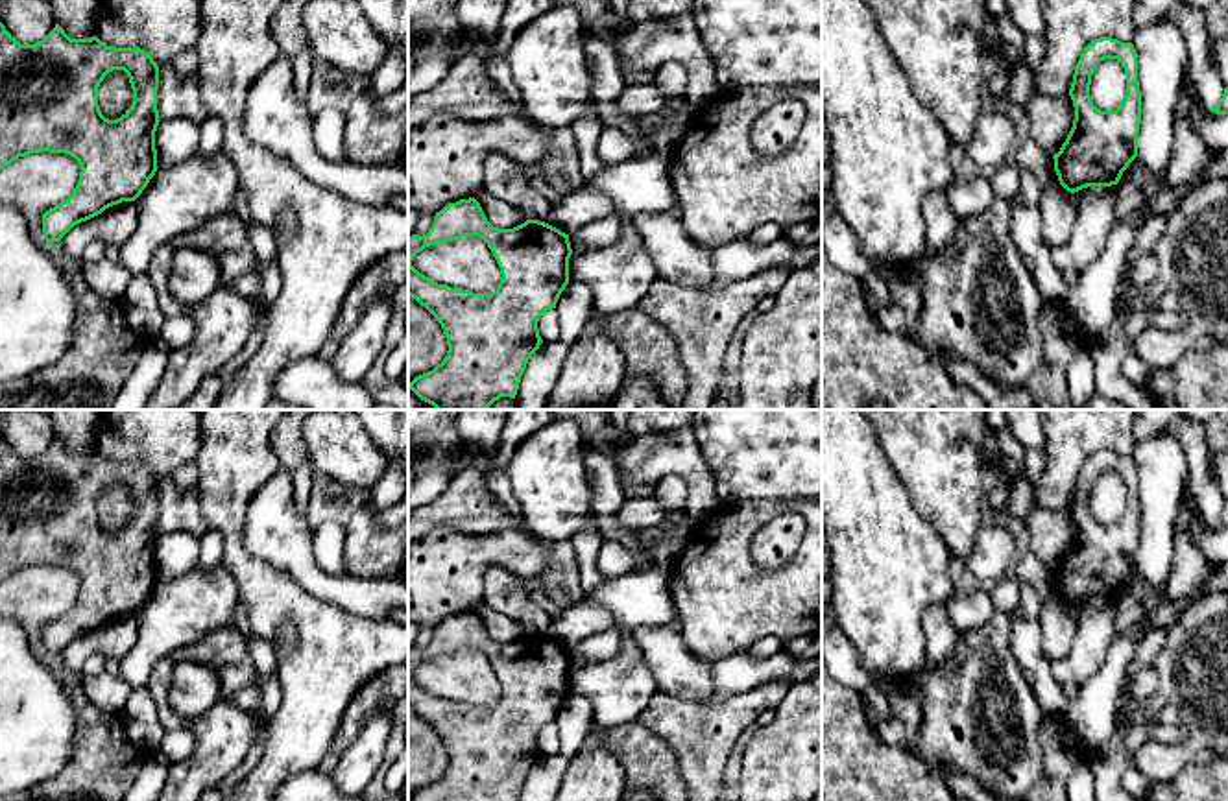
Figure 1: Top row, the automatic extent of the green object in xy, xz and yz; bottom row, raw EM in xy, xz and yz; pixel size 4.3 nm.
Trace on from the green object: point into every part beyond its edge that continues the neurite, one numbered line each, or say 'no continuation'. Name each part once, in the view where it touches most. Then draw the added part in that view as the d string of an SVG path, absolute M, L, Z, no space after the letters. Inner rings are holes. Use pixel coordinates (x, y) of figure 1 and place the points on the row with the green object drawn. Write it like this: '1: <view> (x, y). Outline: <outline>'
no continuation

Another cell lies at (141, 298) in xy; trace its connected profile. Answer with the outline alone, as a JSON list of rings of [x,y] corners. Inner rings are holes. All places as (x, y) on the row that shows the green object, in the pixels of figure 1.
[[[148,269],[133,273],[120,299],[127,308],[129,325],[148,343],[111,410],[146,410],[172,353],[159,336],[166,317]]]

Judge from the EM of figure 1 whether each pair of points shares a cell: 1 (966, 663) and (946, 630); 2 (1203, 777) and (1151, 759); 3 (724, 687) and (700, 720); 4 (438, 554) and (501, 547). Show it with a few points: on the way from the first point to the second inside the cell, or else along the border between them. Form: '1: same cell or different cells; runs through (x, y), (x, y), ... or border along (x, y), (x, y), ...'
1: different cells; border along (961, 635), (955, 650), (939, 665)
2: different cells; border along (1191, 761), (1167, 781)
3: different cells; border along (758, 683), (722, 698), (708, 698)
4: same cell; runs through (453, 554), (479, 554), (486, 550)

